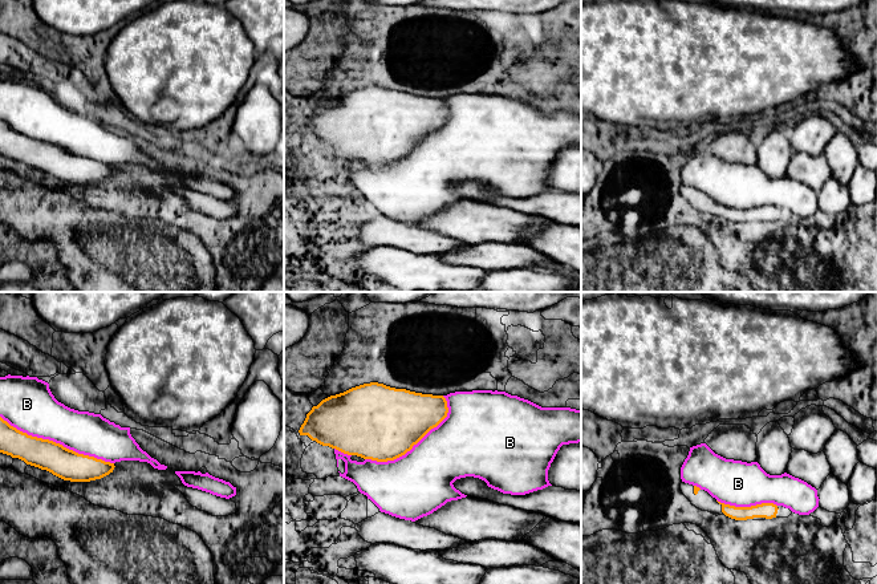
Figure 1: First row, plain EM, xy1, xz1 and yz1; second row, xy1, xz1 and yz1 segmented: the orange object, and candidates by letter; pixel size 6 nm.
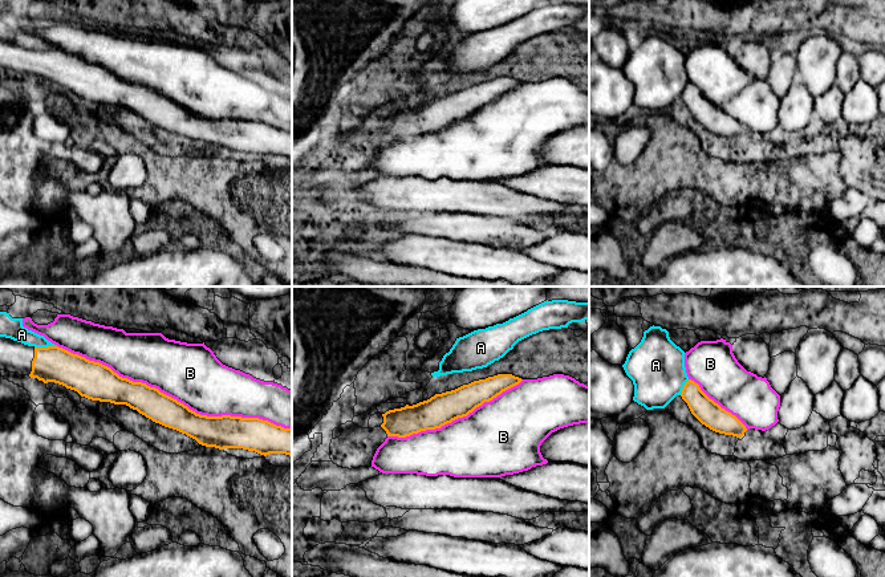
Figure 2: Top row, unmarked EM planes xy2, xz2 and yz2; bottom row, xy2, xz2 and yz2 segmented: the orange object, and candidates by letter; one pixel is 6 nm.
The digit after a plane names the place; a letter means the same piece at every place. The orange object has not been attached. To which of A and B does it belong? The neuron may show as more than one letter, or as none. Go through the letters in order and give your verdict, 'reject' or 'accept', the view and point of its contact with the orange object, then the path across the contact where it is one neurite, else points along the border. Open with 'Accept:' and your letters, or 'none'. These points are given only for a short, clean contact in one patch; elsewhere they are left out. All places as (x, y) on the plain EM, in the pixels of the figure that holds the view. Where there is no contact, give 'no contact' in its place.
Accept: none
A: reject; meets orange in xy2 at (45, 51)
B: reject; meets orange in xy2 at (173, 101)

